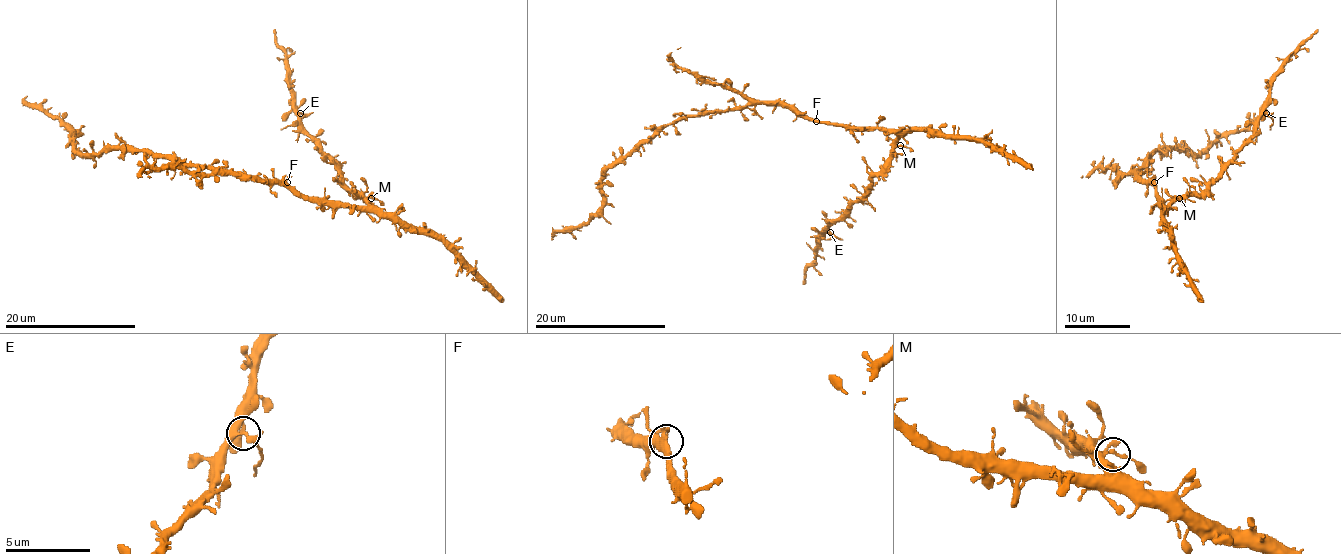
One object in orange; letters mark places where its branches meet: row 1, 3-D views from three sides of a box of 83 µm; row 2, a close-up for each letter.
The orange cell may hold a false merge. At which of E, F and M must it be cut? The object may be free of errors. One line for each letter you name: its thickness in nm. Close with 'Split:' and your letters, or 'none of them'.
E: 240 nm
Split: E

